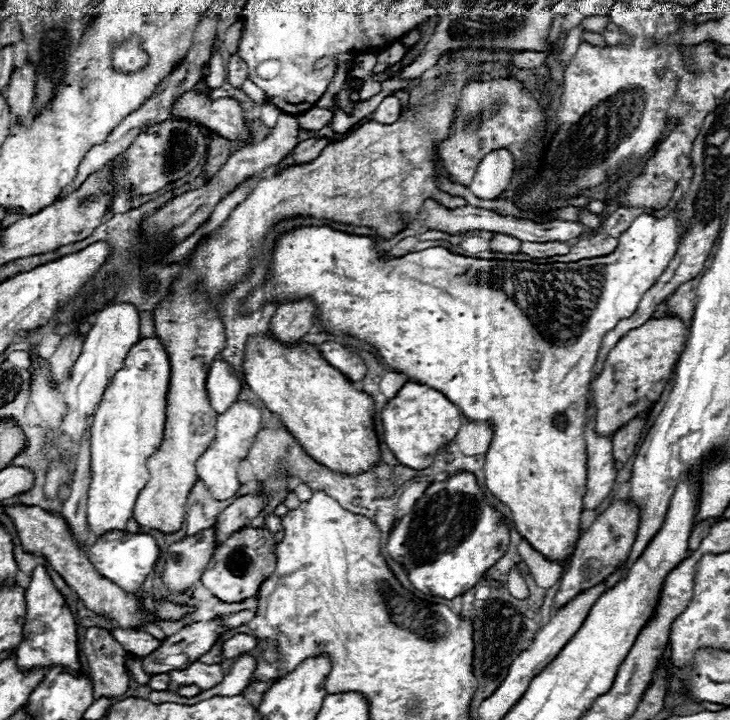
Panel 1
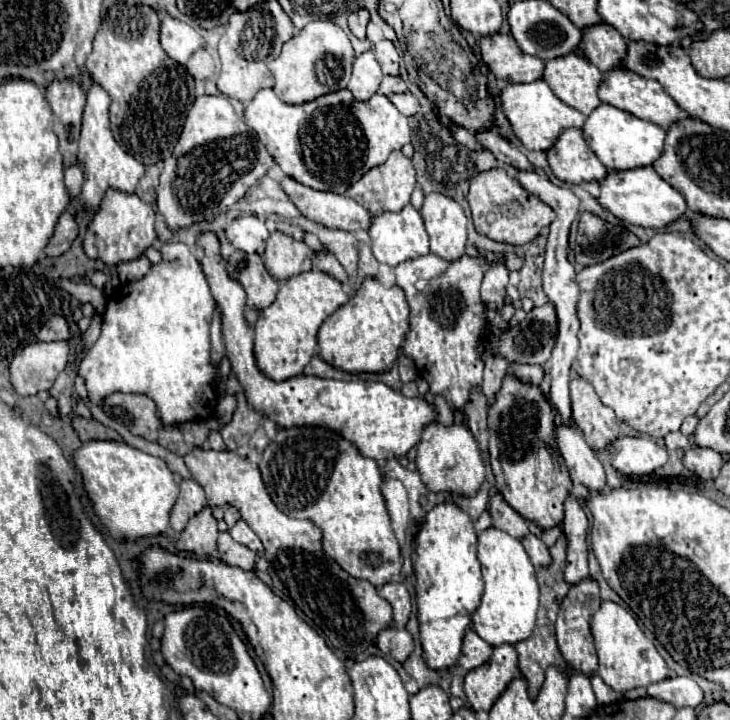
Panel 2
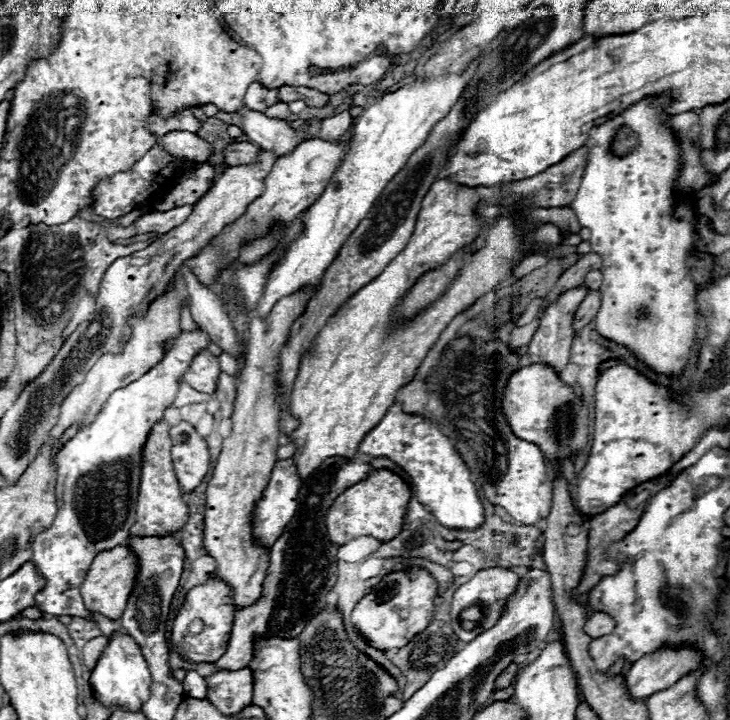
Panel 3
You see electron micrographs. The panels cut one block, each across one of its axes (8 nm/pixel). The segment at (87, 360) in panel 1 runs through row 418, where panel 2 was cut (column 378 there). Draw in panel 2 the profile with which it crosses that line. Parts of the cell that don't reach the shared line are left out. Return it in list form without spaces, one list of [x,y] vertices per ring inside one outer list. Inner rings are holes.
[[[364,52],[354,60],[354,70],[348,82],[348,90],[354,94],[356,100],[368,100],[372,94],[376,94],[382,78],[384,74],[374,58],[374,52]]]

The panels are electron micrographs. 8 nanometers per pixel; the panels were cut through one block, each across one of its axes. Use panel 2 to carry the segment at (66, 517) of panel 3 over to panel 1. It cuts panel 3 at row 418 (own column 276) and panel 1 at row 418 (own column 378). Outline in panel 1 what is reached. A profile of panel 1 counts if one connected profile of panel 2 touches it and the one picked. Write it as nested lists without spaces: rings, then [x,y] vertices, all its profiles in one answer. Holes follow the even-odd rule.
[[[158,338],[138,340],[124,358],[124,366],[110,378],[90,428],[92,484],[88,492],[86,518],[96,536],[126,530],[136,498],[148,482],[146,460],[162,442],[166,422],[166,392],[170,382],[170,360]]]

